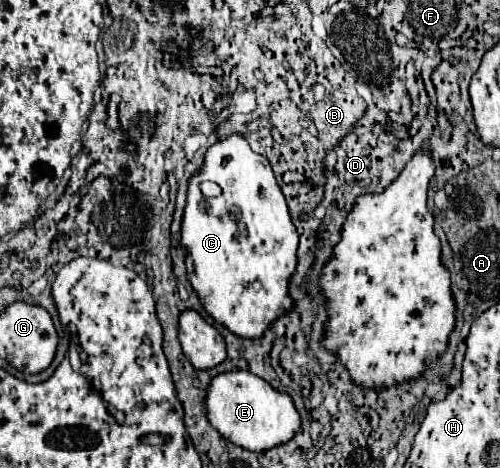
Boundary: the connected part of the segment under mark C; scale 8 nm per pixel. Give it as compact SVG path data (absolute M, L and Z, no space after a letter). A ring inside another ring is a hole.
M233 134L227 140L213 144L205 154L203 170L191 178L181 226L181 246L187 252L185 262L189 282L197 292L205 312L235 336L257 340L265 334L265 330L271 328L271 324L279 316L293 312L295 302L289 296L289 282L297 268L299 234L289 216L285 196L275 182L271 164L265 156L253 152L243 136ZM203 180L219 184L223 190L221 196L205 198L199 188Z

